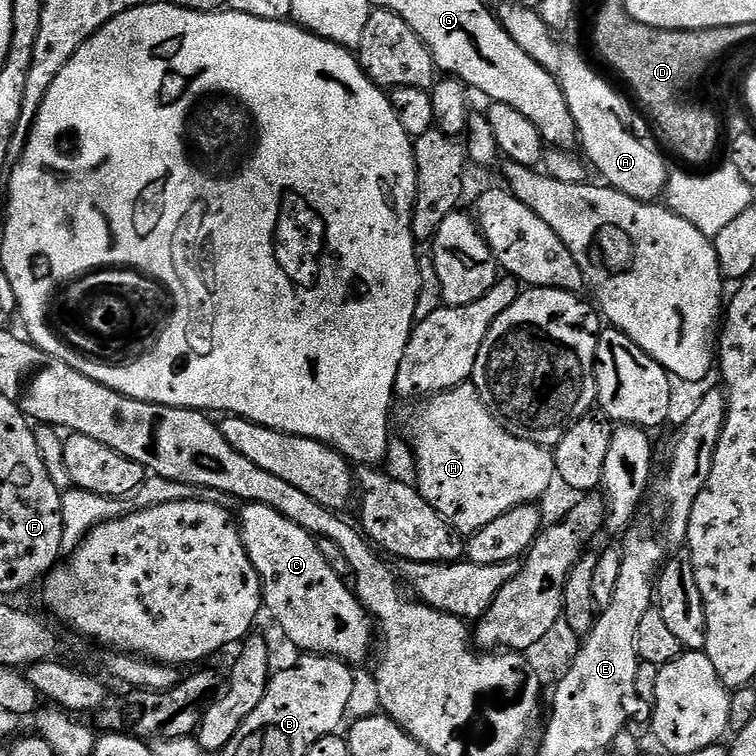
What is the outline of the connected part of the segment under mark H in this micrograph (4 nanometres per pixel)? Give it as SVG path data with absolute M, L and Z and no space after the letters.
M472 383L459 384L457 388L429 396L420 406L412 420L412 452L416 455L414 484L420 496L426 498L426 502L434 506L441 518L457 532L477 532L482 530L482 526L490 526L494 518L502 518L502 514L521 508L523 504L539 501L539 496L547 494L552 480L554 484L557 479L553 449L514 438L514 434L507 432L493 418L490 410L486 410Z

